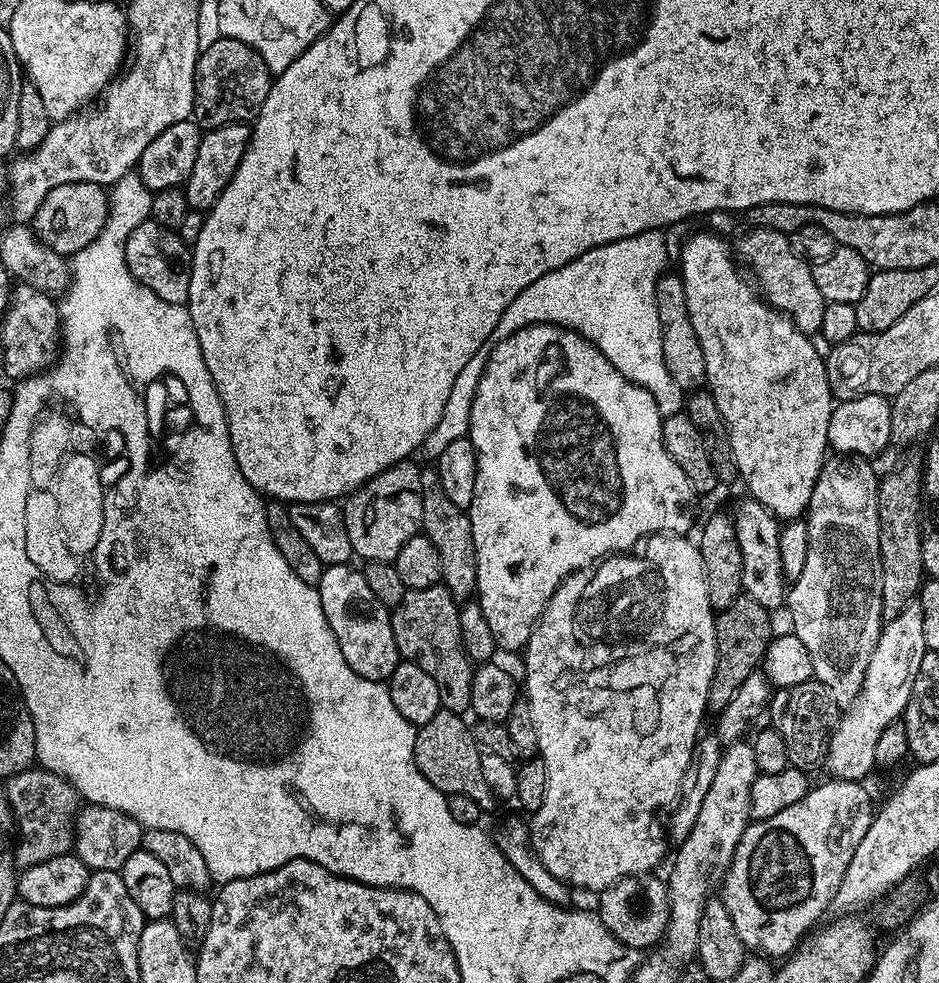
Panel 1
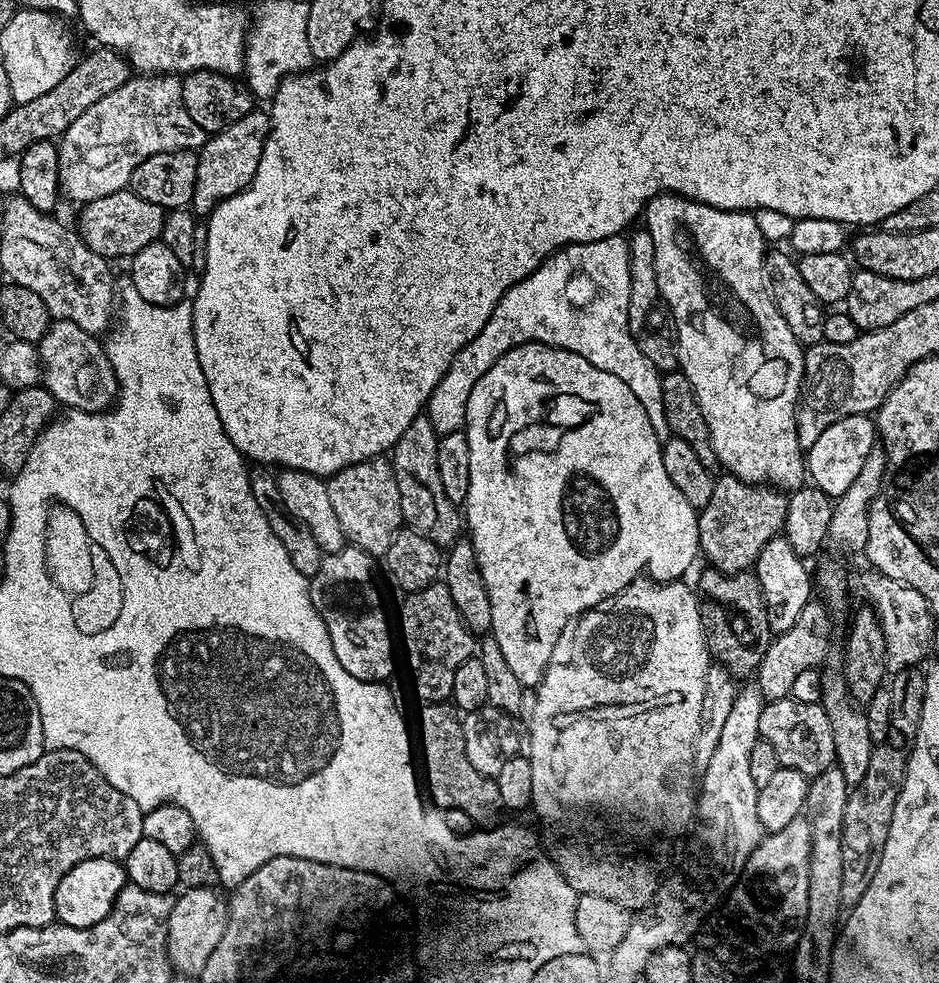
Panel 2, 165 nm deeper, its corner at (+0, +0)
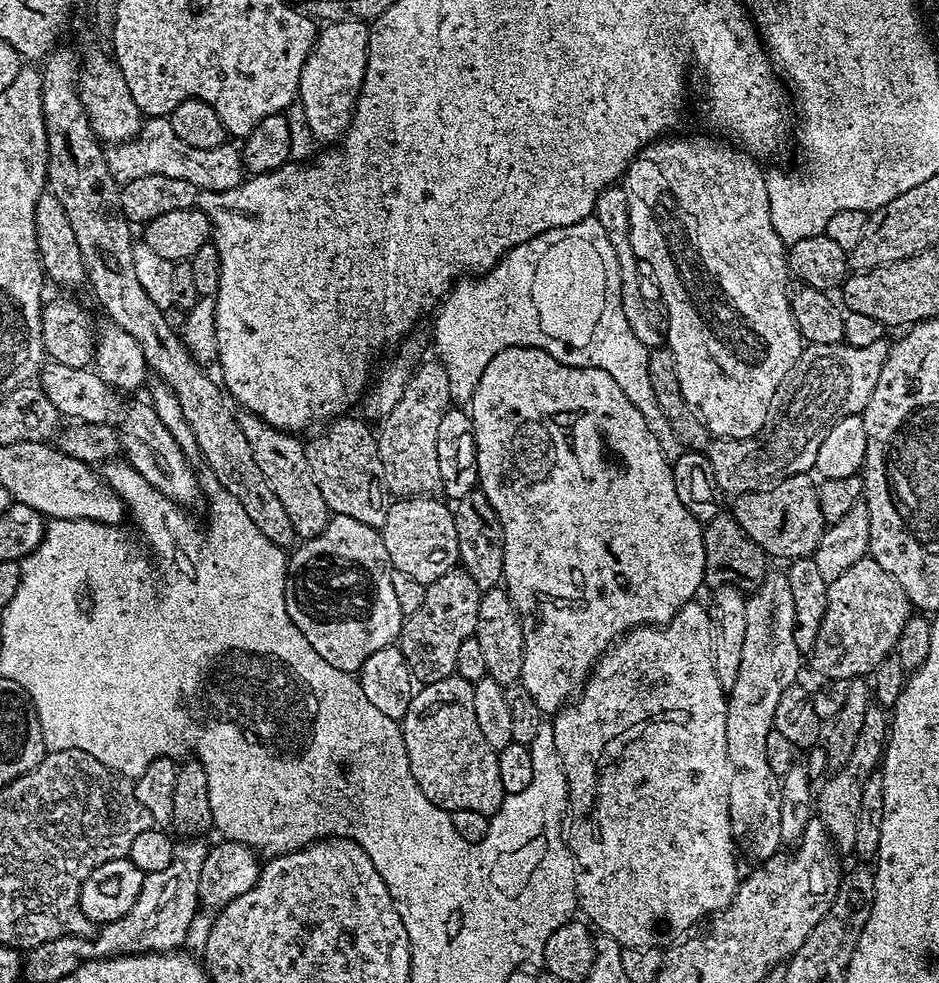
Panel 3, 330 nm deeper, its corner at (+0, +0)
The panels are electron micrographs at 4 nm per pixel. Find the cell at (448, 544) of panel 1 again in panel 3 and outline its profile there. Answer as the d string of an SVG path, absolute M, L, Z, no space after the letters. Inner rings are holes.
M431 358L417 363L412 377L398 398L398 406L379 425L376 445L378 458L382 458L383 482L393 497L422 496L436 494L442 489L442 473L438 471L438 426L442 414L452 404L450 382L439 359Z

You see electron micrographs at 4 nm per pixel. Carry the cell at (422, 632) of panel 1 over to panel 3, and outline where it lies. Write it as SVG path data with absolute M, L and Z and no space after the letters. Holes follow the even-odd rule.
M463 566L446 570L442 578L426 585L422 606L404 617L398 647L412 671L413 681L421 685L442 682L453 675L458 662L458 649L466 638L476 636L480 627L480 597L482 590Z

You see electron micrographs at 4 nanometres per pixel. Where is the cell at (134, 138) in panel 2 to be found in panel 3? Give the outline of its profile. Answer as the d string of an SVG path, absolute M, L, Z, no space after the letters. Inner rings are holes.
M153 116L140 125L140 132L125 144L114 144L107 149L106 163L117 184L123 186L134 178L146 178L146 174L162 174L166 178L182 178L196 189L206 192L225 192L242 183L242 156L239 151L198 150L186 146L170 126L167 118Z

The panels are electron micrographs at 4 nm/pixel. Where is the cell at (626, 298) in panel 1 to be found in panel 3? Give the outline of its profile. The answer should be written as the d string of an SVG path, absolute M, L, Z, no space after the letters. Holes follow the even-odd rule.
M595 218L574 226L546 230L530 238L530 242L514 246L490 271L457 280L451 292L435 309L434 315L436 325L432 328L432 340L436 343L435 355L450 382L453 405L471 405L474 390L478 390L478 381L482 379L486 366L490 366L490 358L494 358L494 354L507 348L537 348L566 366L606 370L606 374L622 386L626 398L630 398L630 402L634 402L636 409L646 418L650 434L658 438L664 457L673 462L686 451L674 435L670 422L666 422L658 406L658 398L654 398L654 386L650 386L648 369L650 348L641 342L634 330L630 330L630 322L626 322L626 314L622 314L618 254L614 254L614 246L602 222Z

